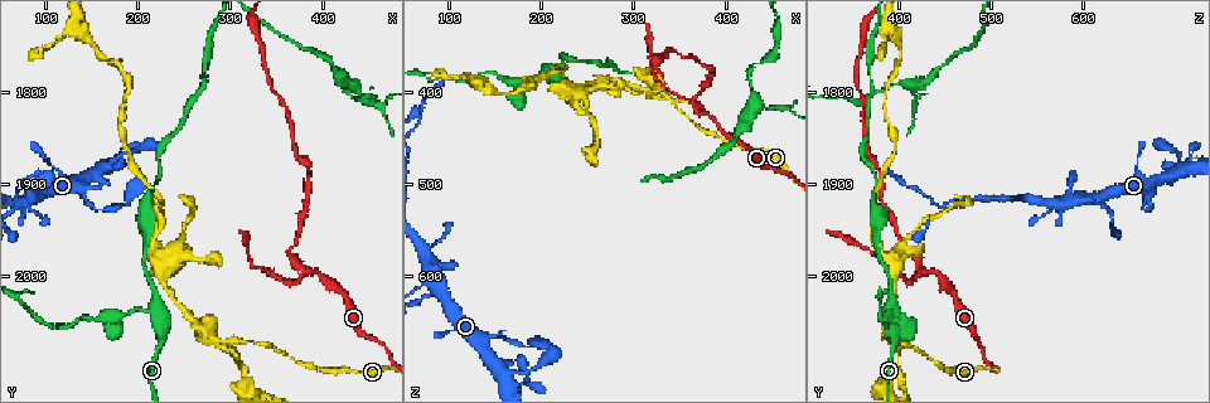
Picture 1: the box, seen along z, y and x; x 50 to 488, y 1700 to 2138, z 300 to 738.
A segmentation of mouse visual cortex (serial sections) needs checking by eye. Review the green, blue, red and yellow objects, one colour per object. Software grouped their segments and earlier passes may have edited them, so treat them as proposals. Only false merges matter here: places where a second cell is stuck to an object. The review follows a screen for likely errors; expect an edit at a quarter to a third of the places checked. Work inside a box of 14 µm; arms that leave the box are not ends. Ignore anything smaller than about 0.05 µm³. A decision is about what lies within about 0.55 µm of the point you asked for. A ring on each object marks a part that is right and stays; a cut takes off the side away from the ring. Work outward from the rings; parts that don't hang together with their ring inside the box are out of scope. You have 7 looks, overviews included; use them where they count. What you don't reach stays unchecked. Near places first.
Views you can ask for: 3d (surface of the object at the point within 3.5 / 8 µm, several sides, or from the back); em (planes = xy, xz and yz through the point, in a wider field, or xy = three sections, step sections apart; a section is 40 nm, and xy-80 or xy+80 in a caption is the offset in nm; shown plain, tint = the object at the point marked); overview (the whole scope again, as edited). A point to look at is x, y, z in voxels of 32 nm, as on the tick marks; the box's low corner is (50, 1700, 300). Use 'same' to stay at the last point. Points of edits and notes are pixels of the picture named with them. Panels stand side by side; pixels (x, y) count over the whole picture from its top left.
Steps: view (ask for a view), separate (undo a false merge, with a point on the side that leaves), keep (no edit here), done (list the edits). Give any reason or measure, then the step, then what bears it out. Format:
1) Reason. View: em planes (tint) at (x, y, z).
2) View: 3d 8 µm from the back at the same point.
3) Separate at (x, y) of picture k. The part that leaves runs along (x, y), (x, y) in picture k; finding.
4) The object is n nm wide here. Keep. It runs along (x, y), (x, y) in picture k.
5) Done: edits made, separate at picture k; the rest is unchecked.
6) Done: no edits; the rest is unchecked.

Three-way junction. View: 3d 3.5 µm at (385, 1995, 425).

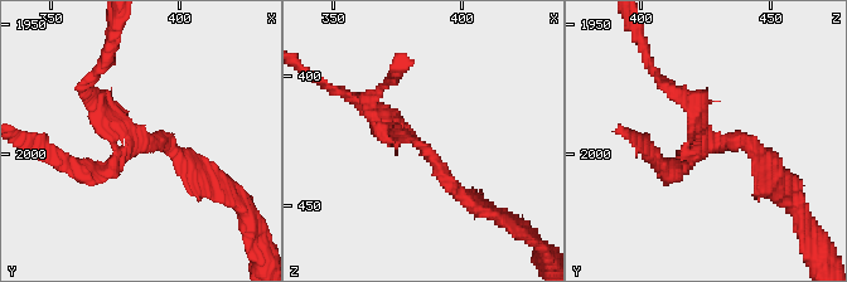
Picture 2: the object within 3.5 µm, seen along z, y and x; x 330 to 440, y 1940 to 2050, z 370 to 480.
3 arms meet here; the arms are 150, 200, 200 nm wide. View: em xy step 3 (tint) at (384, 1996, 428).

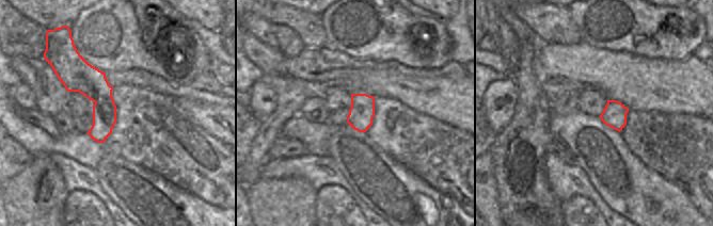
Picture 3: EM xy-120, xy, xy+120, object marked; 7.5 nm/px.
Separate at (697, 107) of picture 2. The part that leaves runs along (703, 132), (645, 50) in picture 2; two cells meet here.

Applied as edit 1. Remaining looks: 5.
Four arms meet. View: 3d 3.5 µm at (285, 2070, 390).

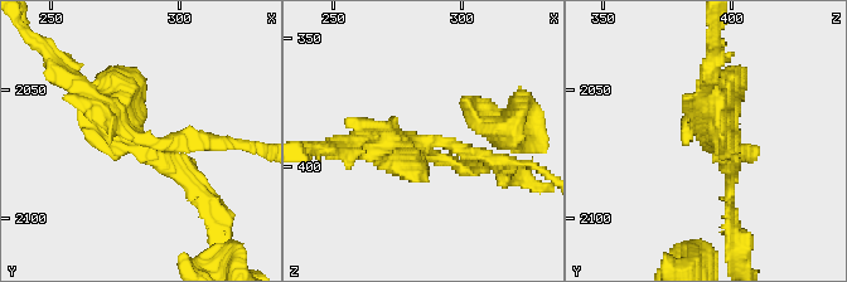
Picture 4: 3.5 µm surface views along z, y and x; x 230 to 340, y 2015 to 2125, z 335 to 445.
4 arms meet here; the arms are 150, 150, 300, 350 nm wide. View: em xy step 2 (tint) at (284, 2068, 393).

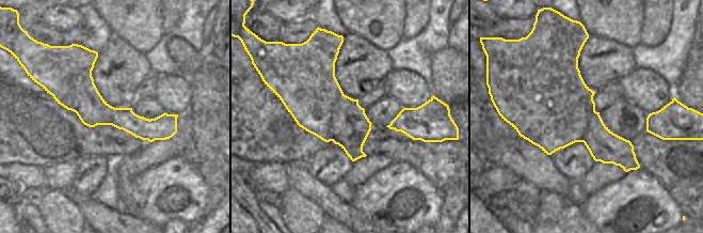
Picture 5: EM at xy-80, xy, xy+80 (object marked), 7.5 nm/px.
Separate at (731, 122) of picture 4. The part that leaves runs along (707, 144), (720, 132), (707, 78) in picture 4; a second cell is stuck on.

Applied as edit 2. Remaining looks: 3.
Done: edits made, separate at picture 2, separate at picture 4; the rest is unchecked.

